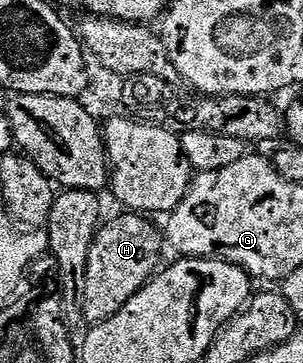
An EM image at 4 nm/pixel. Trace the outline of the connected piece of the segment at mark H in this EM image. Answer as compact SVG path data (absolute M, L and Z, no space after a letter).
M121 212L118 218L110 222L108 219L93 237L91 252L87 256L87 284L83 288L86 323L105 322L115 316L115 312L119 312L119 308L123 308L123 304L127 304L127 300L131 300L131 296L158 273L162 265L163 234L148 221L152 222L136 212Z

